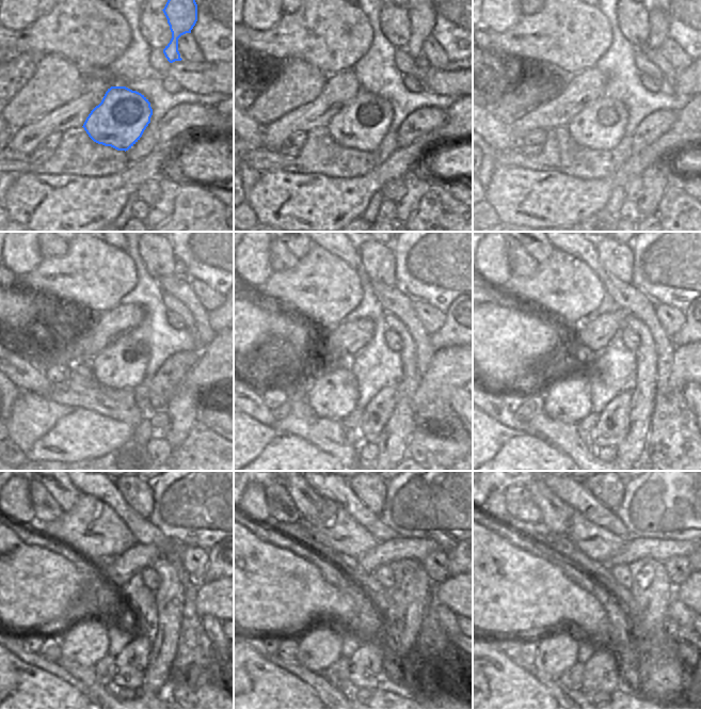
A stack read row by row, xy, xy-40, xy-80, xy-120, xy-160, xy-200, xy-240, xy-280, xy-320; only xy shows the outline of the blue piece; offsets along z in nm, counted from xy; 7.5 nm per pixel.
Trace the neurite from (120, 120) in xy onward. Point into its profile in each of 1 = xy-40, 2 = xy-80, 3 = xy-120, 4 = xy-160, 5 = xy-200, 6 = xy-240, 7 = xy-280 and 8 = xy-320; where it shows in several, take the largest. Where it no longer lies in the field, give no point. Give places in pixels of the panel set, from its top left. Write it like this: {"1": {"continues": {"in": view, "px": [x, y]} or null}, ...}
{"1": {"continues": {"in": "xy-40", "px": [362, 124]}}, "2": {"continues": {"in": "xy-80", "px": [600, 126]}}, "3": {"continues": {"in": "xy-120", "px": [123, 364]}}, "4": {"continues": {"in": "xy-160", "px": [353, 380]}}, "5": {"continues": {"in": "xy-200", "px": [586, 387]}}, "6": {"continues": {"in": "xy-240", "px": [86, 641]}}, "7": {"continues": {"in": "xy-280", "px": [324, 642]}}, "8": {"continues": {"in": "xy-320", "px": [559, 648]}}}

